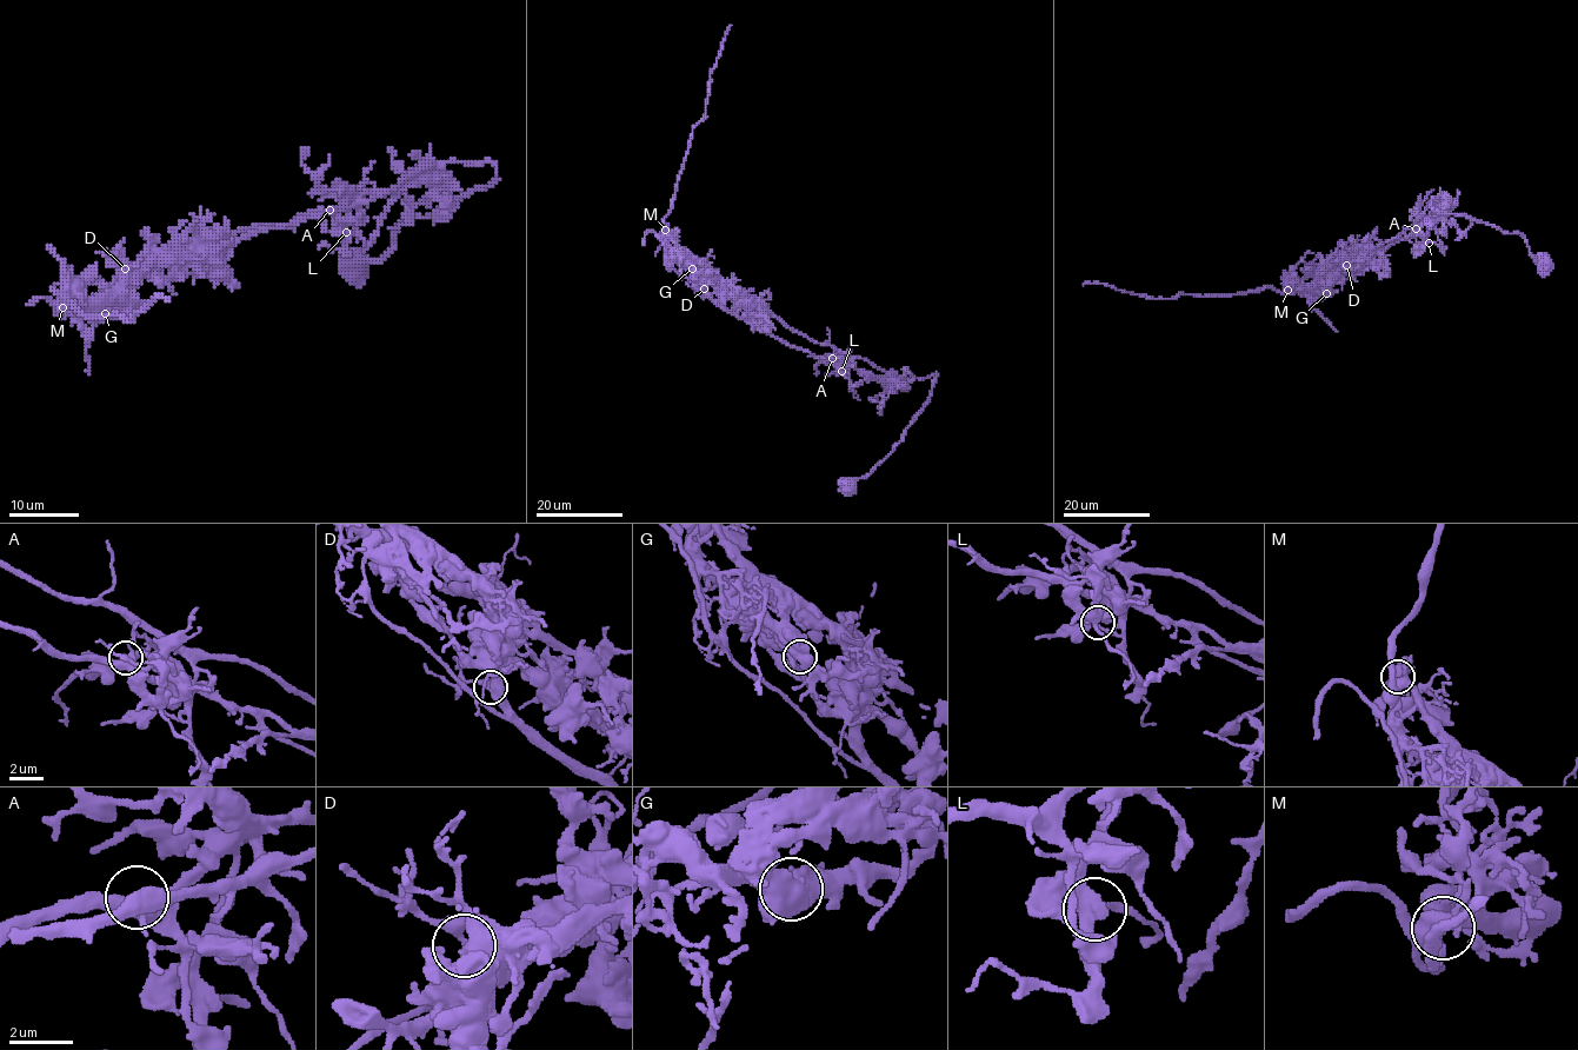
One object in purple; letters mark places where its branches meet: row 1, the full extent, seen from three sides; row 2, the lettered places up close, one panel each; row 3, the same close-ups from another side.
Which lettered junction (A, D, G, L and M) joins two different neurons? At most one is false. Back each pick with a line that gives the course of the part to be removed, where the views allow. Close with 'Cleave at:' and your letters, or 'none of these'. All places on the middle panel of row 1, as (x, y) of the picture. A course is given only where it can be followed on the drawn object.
G: foreign part runs (692, 268), (707, 272), (708, 280), (744, 308), (759, 330), (818, 358), (907, 385), (898, 389)
Cleave at: G

